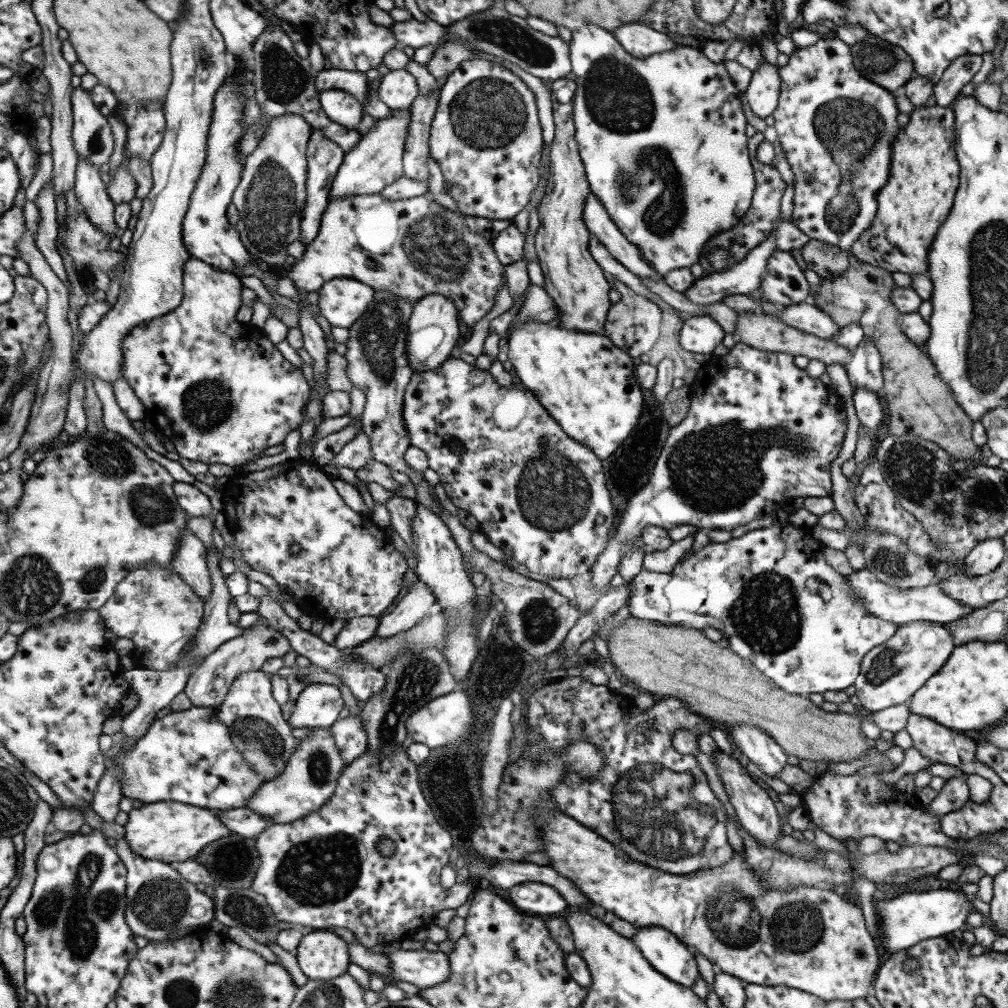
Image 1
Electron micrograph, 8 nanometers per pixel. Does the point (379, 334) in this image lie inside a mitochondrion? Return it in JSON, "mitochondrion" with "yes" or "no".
{"mitochondrion":"yes"}

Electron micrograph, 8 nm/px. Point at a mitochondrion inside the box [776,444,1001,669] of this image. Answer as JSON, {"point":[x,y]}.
{"point":[889,561]}

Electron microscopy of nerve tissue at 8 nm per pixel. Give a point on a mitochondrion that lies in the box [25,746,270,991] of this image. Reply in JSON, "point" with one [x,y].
{"point":[75,909]}

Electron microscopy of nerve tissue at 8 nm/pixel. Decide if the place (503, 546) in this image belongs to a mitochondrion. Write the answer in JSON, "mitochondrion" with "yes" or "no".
{"mitochondrion":"no"}

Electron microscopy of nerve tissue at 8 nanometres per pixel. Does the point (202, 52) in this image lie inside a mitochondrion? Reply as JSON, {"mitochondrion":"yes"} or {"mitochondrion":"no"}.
{"mitochondrion":"yes"}

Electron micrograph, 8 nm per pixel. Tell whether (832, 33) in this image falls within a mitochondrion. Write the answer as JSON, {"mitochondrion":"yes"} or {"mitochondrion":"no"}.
{"mitochondrion":"no"}

